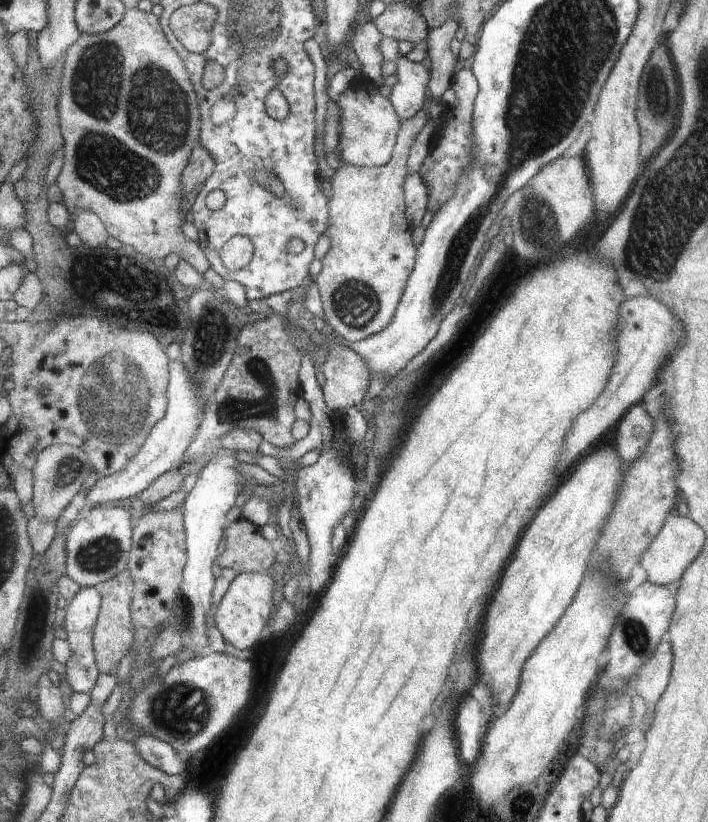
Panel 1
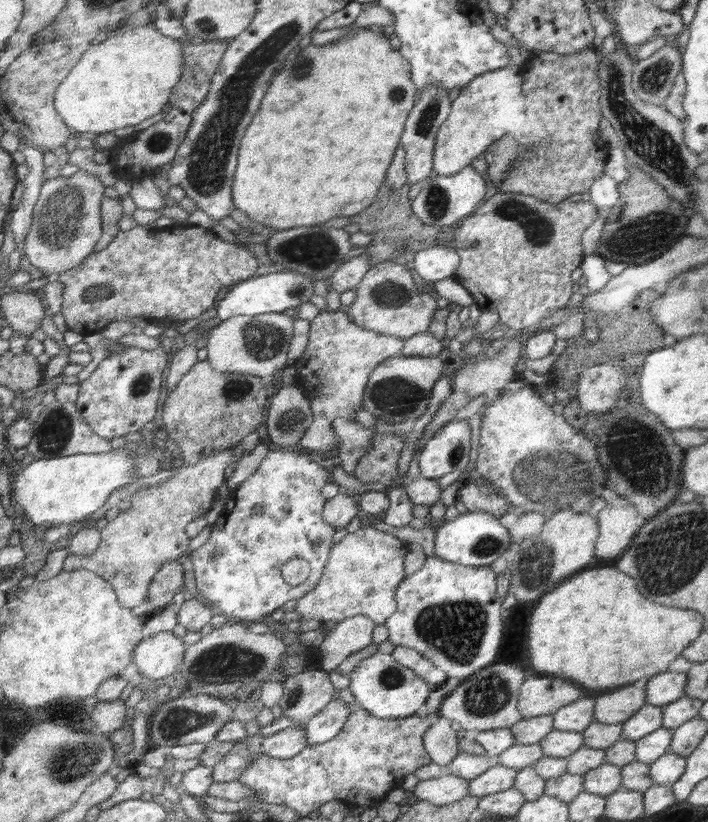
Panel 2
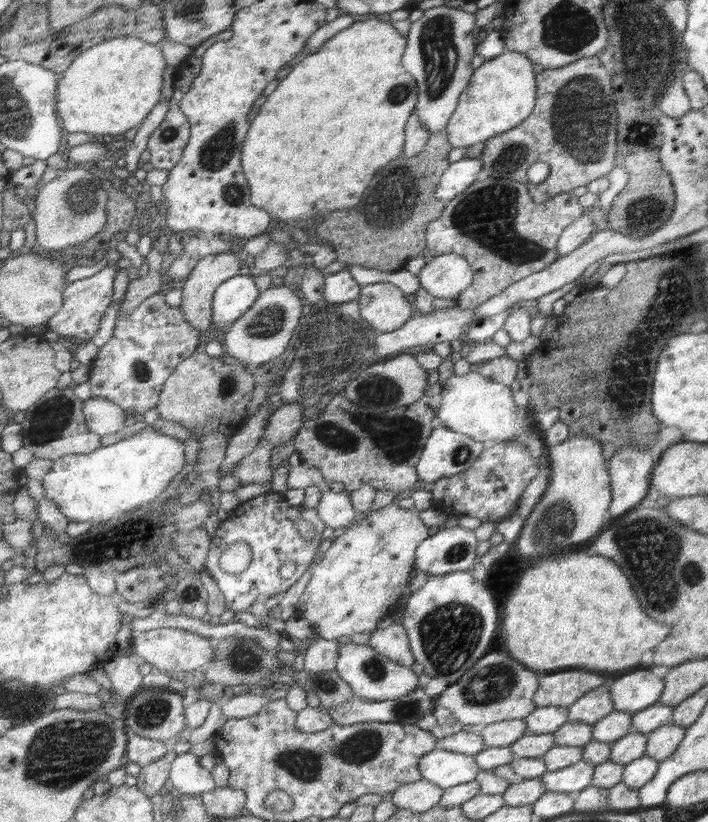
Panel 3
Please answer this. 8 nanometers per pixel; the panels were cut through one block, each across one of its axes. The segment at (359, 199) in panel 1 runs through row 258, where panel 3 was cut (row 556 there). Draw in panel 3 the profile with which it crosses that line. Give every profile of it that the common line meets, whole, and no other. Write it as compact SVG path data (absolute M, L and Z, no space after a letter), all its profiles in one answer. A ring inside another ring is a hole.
M394 502L379 510L363 514L356 526L349 526L337 533L332 539L330 549L311 569L311 579L299 599L295 617L308 622L310 628L325 640L372 633L376 630L378 622L382 622L382 618L388 616L390 604L394 604L400 598L408 582L408 576L414 570L414 550L428 537L428 528L418 518L418 511L404 510Z

